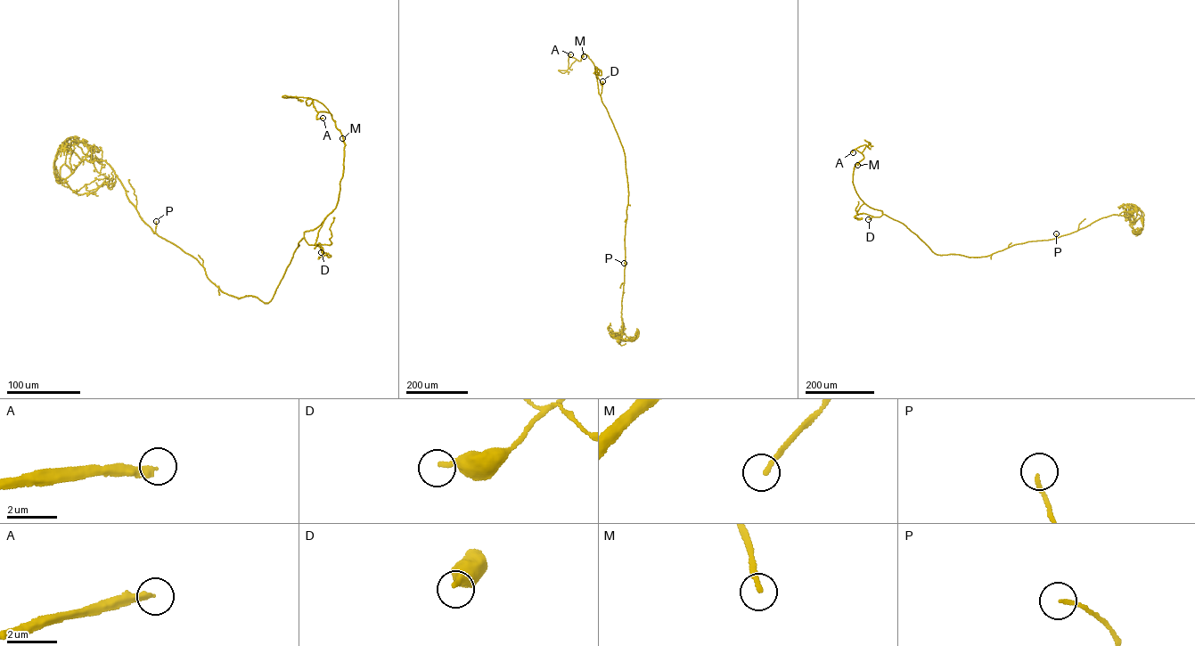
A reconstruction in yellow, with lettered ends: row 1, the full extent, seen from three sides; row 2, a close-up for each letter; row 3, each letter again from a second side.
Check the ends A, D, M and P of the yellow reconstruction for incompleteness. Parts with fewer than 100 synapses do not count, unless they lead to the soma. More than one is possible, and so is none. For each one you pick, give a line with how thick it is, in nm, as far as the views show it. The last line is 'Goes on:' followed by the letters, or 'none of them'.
A: 280 nm
Goes on: A

